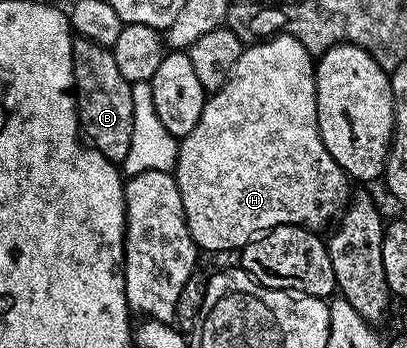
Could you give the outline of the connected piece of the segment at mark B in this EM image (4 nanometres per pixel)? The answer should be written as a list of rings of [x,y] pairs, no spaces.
[[[77,37],[73,41],[73,90],[77,104],[77,121],[84,142],[100,153],[110,163],[124,164],[127,149],[131,149],[131,133],[133,132],[133,88],[123,79],[119,68],[115,65],[112,50],[103,45],[95,45],[95,41]]]

